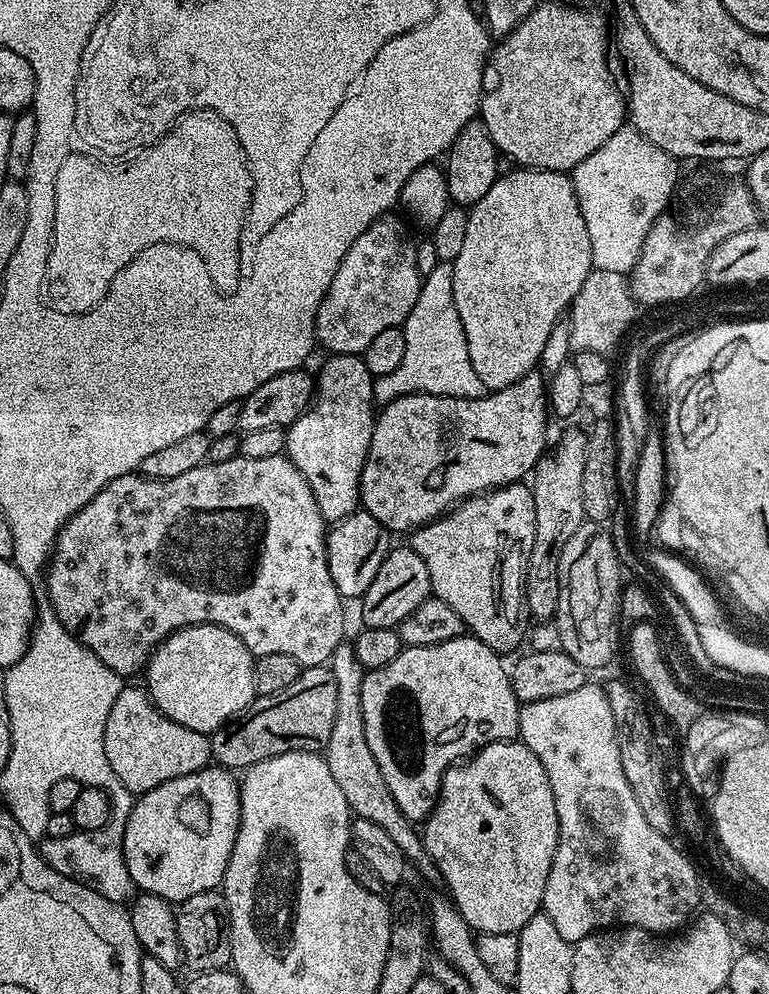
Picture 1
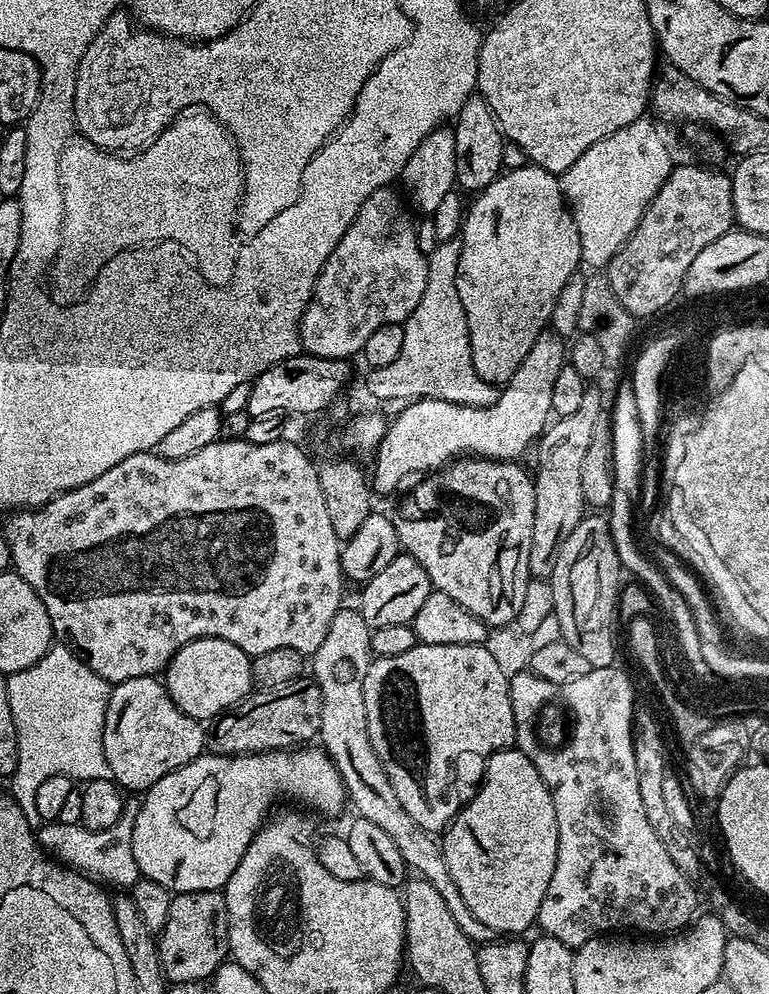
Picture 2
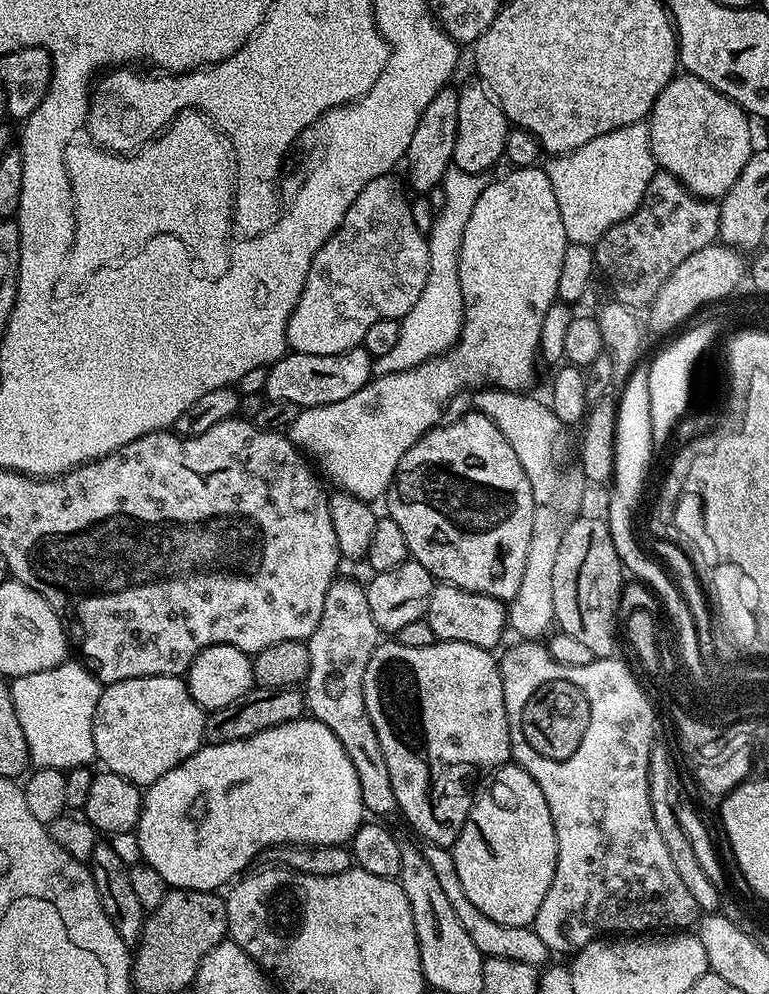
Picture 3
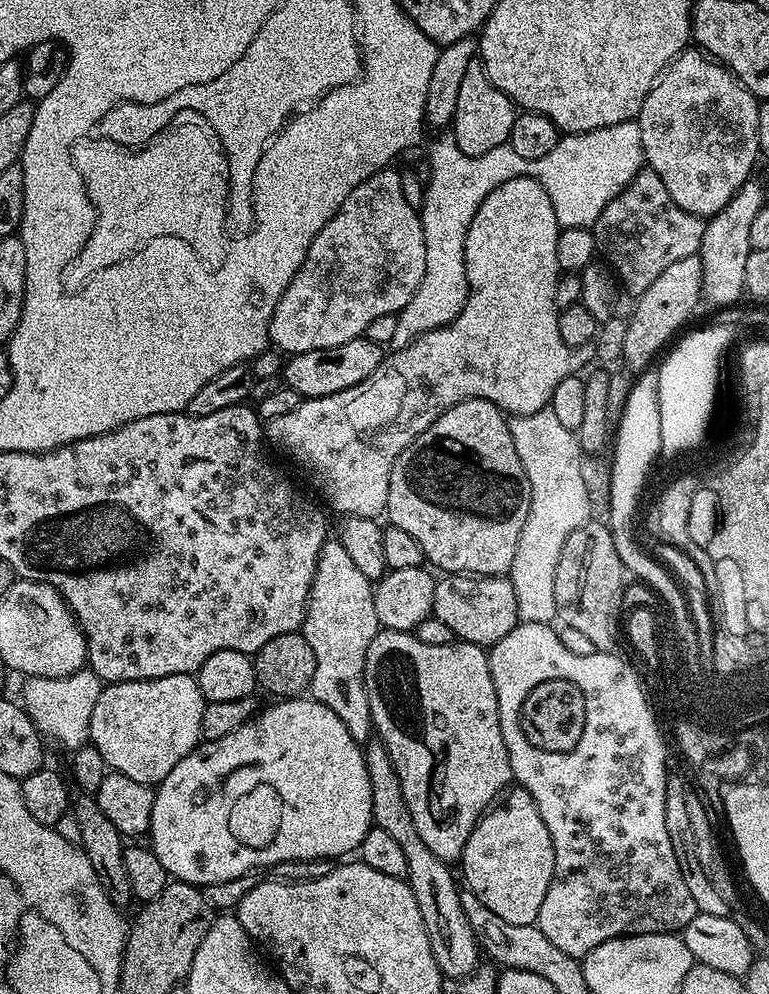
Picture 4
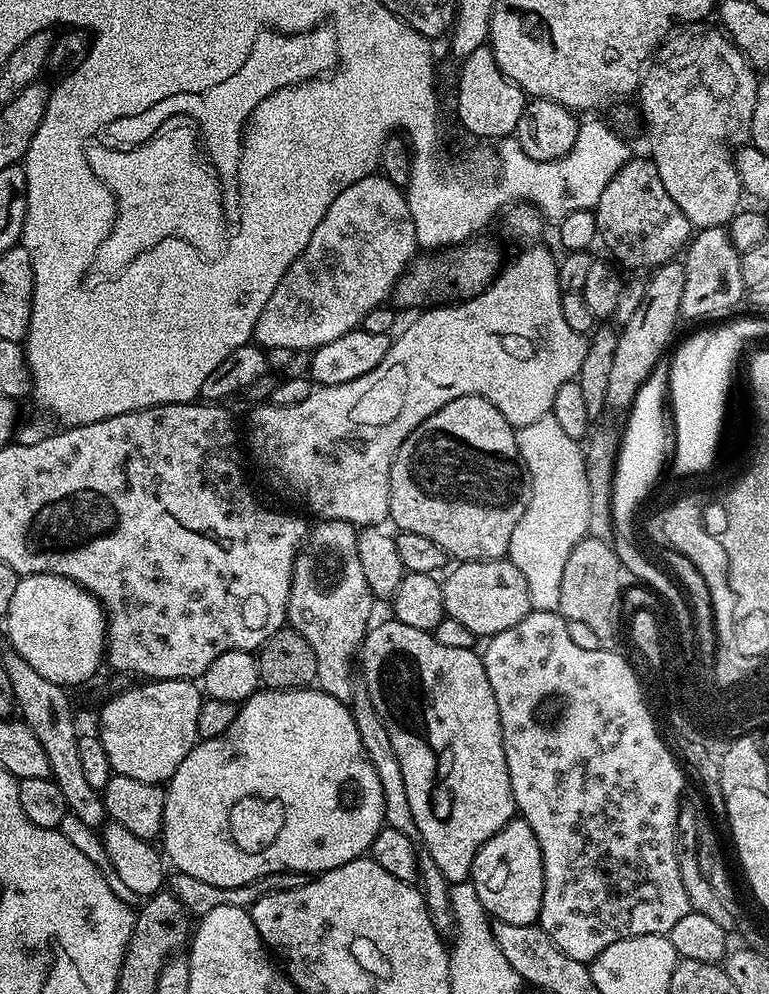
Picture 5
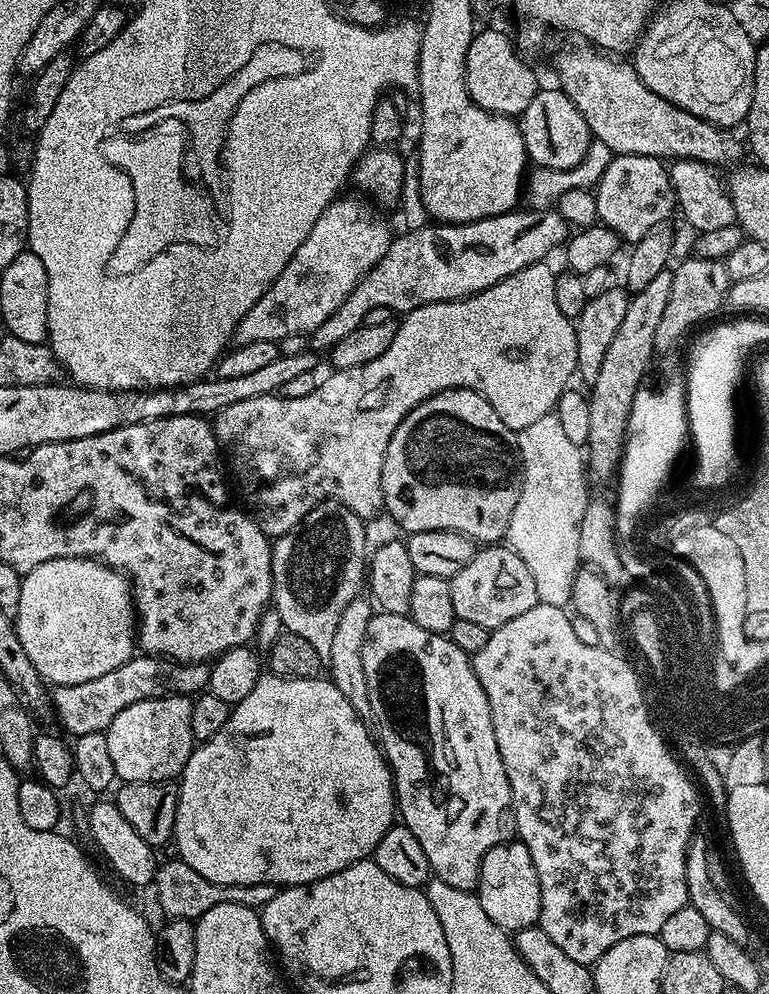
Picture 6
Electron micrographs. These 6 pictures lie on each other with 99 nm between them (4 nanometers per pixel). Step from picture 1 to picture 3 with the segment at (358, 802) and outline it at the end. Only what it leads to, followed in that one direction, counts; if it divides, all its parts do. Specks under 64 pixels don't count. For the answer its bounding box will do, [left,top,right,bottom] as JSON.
[303,580,549,966]

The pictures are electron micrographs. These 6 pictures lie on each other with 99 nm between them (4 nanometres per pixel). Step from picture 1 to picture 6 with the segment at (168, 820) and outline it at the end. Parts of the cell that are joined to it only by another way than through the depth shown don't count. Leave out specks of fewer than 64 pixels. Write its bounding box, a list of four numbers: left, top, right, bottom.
[172,671,398,886]

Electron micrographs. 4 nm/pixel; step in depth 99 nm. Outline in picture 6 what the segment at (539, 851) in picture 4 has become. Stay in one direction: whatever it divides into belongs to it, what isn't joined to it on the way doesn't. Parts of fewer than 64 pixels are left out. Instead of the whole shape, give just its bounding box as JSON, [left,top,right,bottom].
[478,838,540,934]

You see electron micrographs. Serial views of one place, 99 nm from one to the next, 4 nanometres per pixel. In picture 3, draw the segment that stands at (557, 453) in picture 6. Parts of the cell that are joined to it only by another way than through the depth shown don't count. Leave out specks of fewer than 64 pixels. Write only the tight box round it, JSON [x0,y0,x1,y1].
[472,388,585,642]

